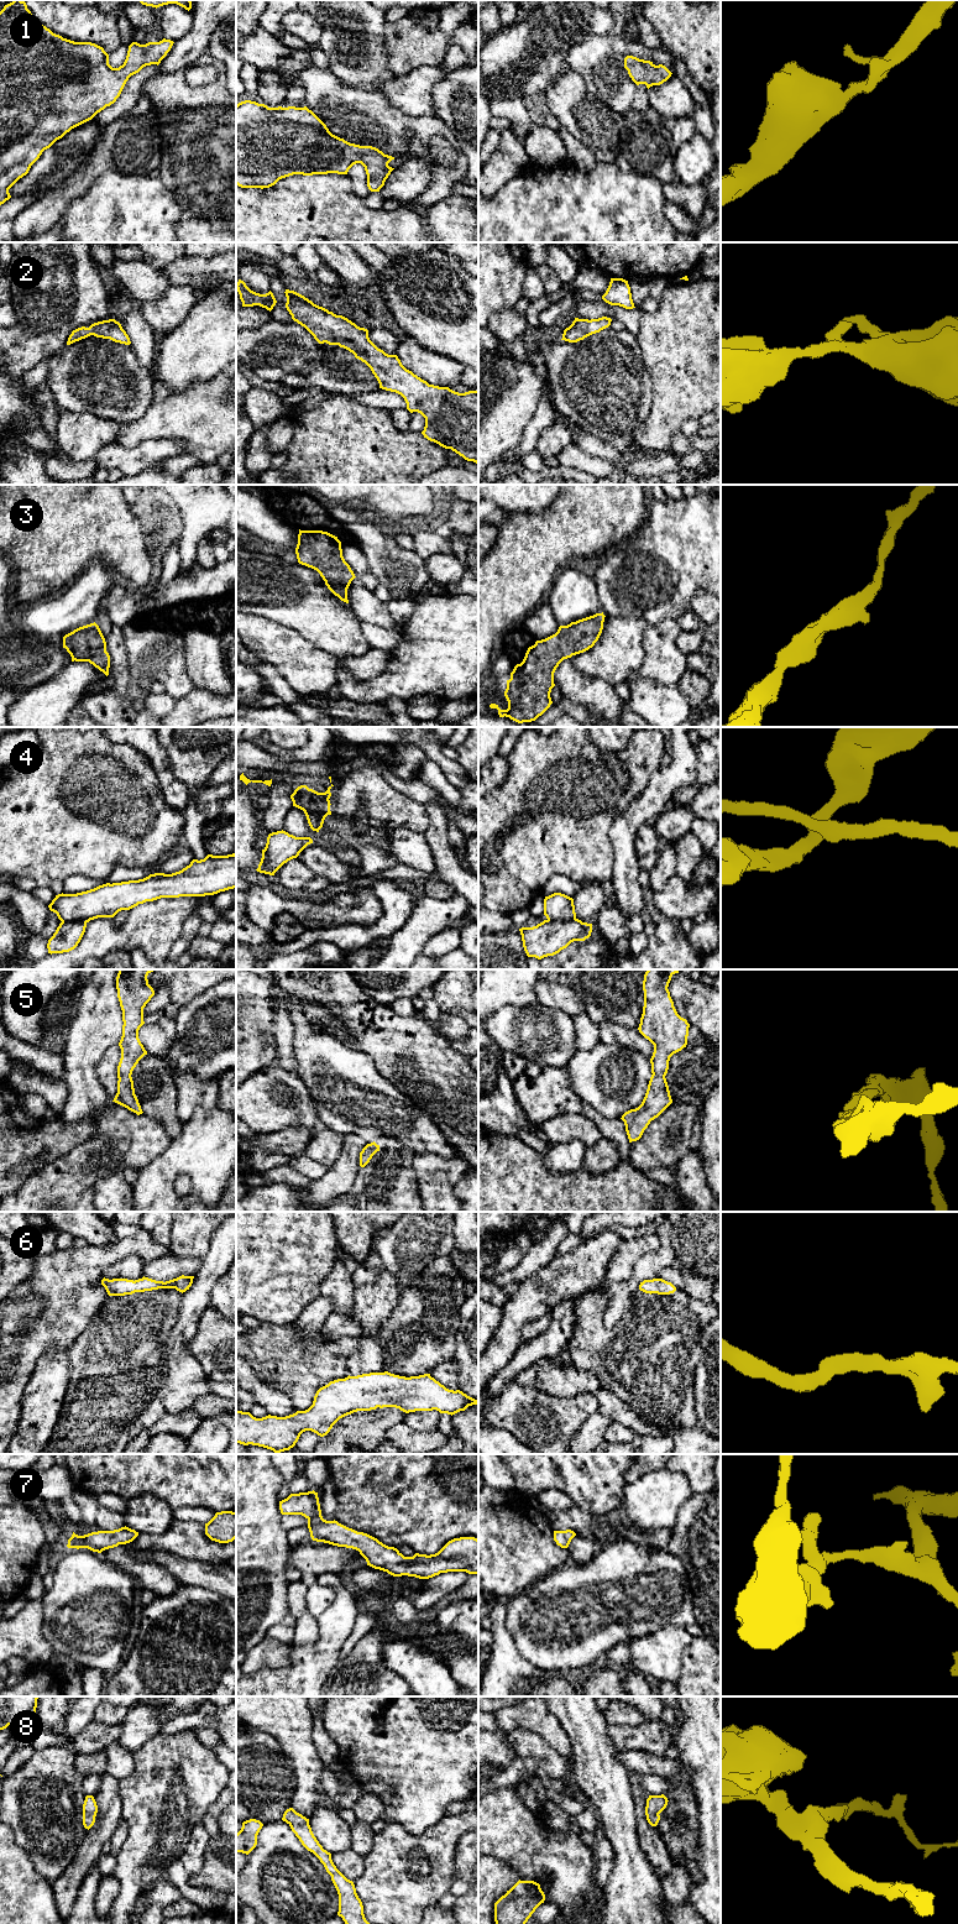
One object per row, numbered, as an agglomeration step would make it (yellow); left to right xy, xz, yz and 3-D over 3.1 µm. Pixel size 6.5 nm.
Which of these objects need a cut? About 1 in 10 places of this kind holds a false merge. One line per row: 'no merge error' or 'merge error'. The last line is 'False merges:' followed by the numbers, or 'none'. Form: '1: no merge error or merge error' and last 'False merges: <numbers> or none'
1: no merge error
2: no merge error
3: no merge error
4: merge error
5: no merge error
6: no merge error
7: no merge error
8: no merge error
False merges: 4

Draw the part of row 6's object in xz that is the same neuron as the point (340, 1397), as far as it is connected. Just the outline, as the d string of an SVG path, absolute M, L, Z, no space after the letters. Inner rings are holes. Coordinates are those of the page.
M388 1371L357 1376L349 1375L345 1379L330 1381L320 1387L314 1396L313 1405L305 1411L297 1411L286 1417L268 1415L262 1418L256 1418L250 1412L236 1411L236 1443L263 1447L279 1454L293 1448L303 1432L312 1431L324 1437L340 1418L357 1411L396 1407L405 1413L436 1410L440 1413L452 1416L472 1405L478 1405L478 1401L460 1390L446 1389L430 1374L410 1377L394 1375Z

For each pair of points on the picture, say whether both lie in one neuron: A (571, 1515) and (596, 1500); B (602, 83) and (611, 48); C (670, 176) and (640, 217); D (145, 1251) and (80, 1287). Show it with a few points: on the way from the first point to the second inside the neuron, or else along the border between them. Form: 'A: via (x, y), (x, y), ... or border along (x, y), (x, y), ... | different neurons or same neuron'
A: border along (575, 1504), (585, 1511), (605, 1519) | different neurons
B: via (602, 74), (602, 57) | same neuron
C: border along (634, 172), (652, 174), (661, 183) | different neurons
D: via (127, 1249), (120, 1249), (110, 1254), (94, 1270) | same neuron

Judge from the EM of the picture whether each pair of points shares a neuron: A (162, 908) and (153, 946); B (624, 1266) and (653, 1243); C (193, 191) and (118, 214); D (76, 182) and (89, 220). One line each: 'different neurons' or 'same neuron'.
A: same neuron
B: same neuron
C: different neurons
D: different neurons

